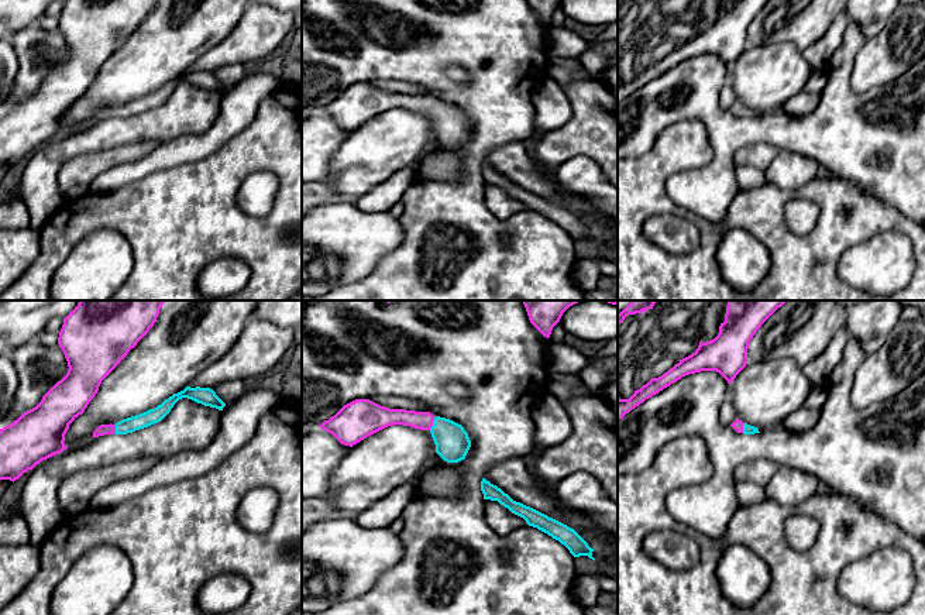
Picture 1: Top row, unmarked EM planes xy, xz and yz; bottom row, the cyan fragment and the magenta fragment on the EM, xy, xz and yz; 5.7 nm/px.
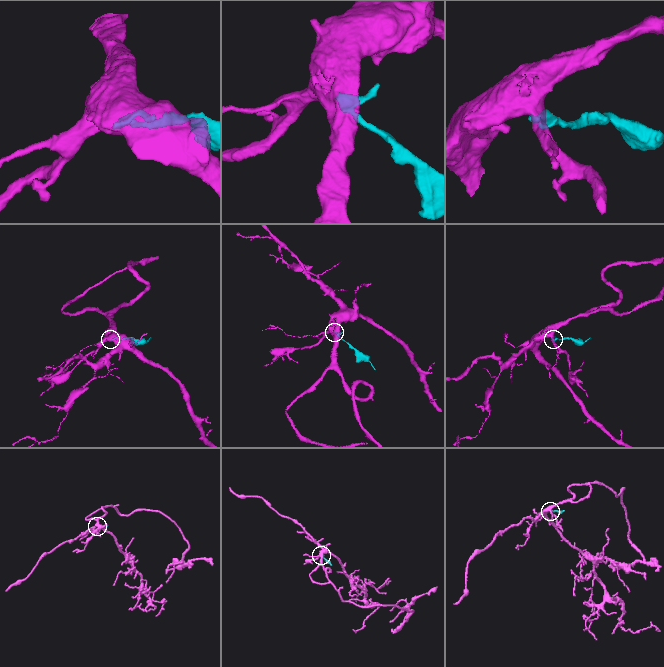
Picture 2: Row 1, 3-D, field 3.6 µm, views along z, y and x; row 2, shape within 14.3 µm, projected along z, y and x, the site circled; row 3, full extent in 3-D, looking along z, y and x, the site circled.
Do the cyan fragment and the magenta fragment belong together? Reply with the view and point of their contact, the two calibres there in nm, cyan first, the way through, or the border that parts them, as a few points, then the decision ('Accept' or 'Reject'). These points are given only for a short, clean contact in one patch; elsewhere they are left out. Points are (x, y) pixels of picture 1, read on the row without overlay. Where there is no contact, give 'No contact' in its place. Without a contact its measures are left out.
Touches cyan at xz (433, 107). Thickness 190 nm (cyan) against 110 nm. Path across: xz (451, 126), (433, 107), (423, 105). Accept

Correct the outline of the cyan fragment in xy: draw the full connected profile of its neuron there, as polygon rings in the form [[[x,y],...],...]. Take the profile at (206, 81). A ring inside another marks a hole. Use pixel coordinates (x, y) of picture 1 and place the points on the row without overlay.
[[[186,71],[183,75],[173,78],[168,83],[165,83],[161,89],[154,93],[149,93],[144,97],[123,103],[116,109],[100,109],[94,116],[93,121],[104,120],[104,118],[127,118],[135,114],[148,111],[154,107],[161,106],[173,92],[173,89],[182,83],[188,82],[204,90],[216,92],[223,95],[226,87],[216,79],[216,76],[210,72],[190,72]]]

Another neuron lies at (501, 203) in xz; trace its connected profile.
[[[484,183],[484,199],[486,207],[502,221],[508,220],[516,212],[527,209],[523,202],[512,197],[498,185]]]

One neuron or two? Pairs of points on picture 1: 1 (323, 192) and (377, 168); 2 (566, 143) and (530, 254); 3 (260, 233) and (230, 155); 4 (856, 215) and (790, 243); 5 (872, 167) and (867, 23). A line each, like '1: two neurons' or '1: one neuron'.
1: two neurons
2: two neurons
3: one neuron
4: one neuron
5: two neurons

